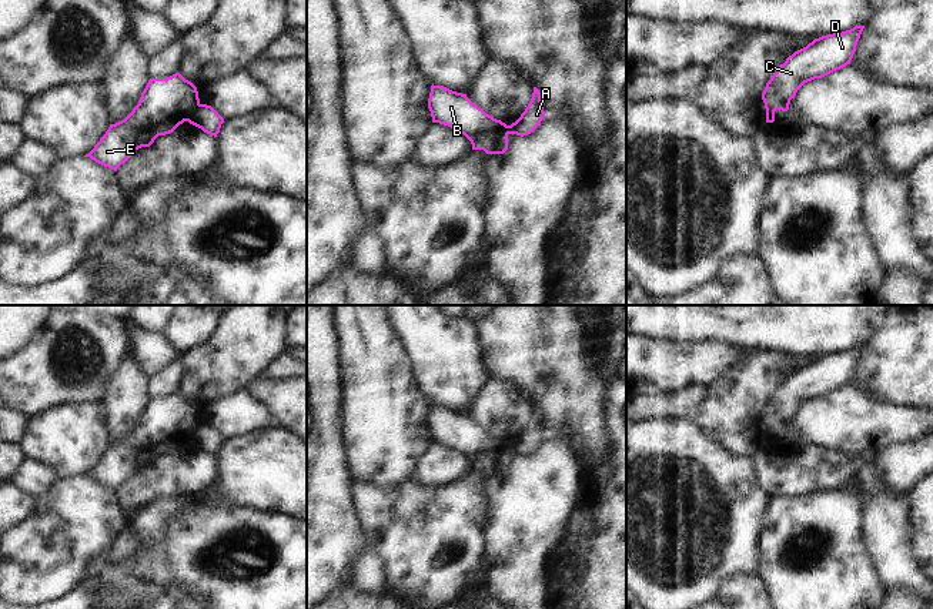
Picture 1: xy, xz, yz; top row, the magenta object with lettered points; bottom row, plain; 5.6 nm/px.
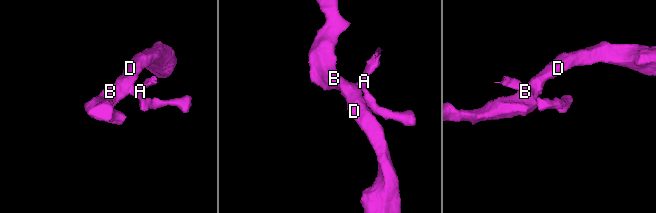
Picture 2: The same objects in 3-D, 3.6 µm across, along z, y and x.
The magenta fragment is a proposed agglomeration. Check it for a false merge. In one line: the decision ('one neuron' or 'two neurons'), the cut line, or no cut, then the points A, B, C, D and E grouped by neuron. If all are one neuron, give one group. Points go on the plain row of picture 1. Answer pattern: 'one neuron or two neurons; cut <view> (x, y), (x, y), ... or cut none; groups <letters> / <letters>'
two neurons; cut xy (200, 424), (191, 428), (184, 439); groups A / B C D E

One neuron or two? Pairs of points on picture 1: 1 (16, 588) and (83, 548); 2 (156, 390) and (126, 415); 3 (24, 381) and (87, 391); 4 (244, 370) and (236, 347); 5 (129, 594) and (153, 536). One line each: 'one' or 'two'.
1: one
2: two
3: one
4: one
5: one

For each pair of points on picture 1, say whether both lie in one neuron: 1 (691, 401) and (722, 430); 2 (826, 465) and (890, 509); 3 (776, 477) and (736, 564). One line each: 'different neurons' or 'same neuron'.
1: different neurons
2: same neuron
3: different neurons

